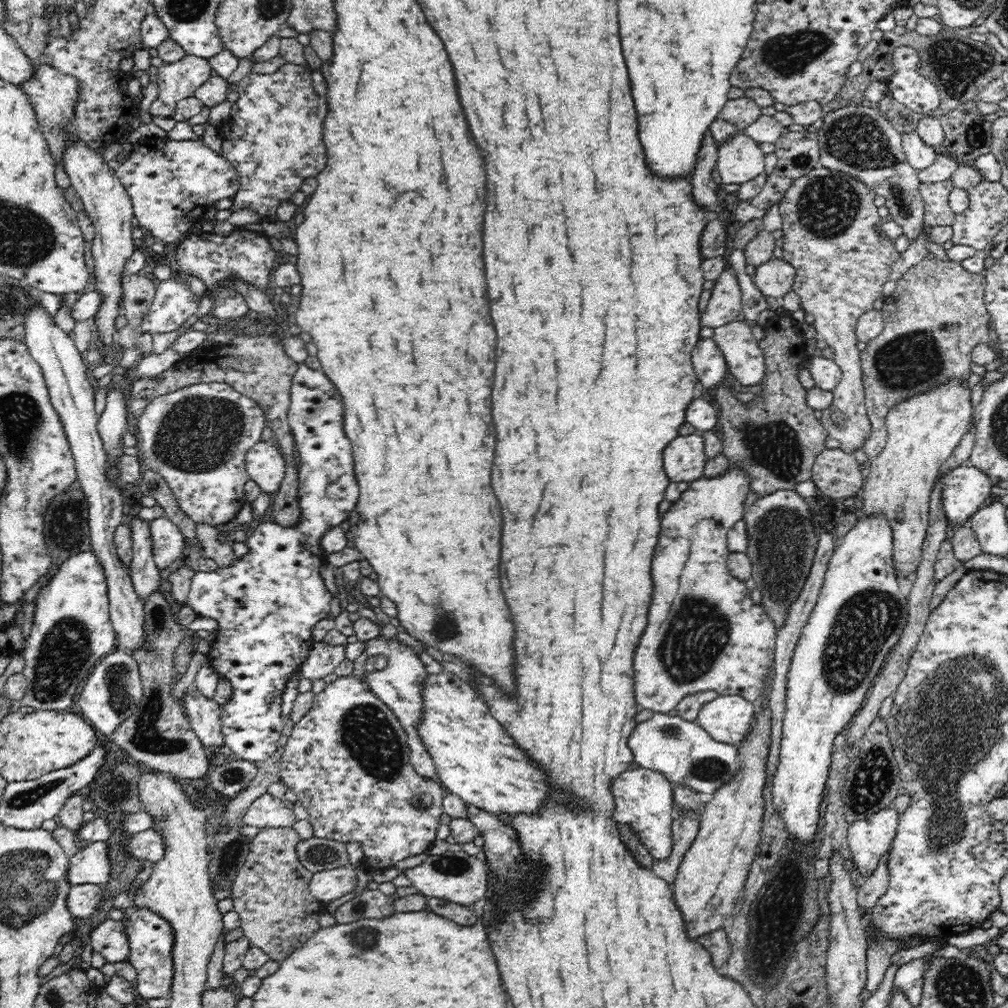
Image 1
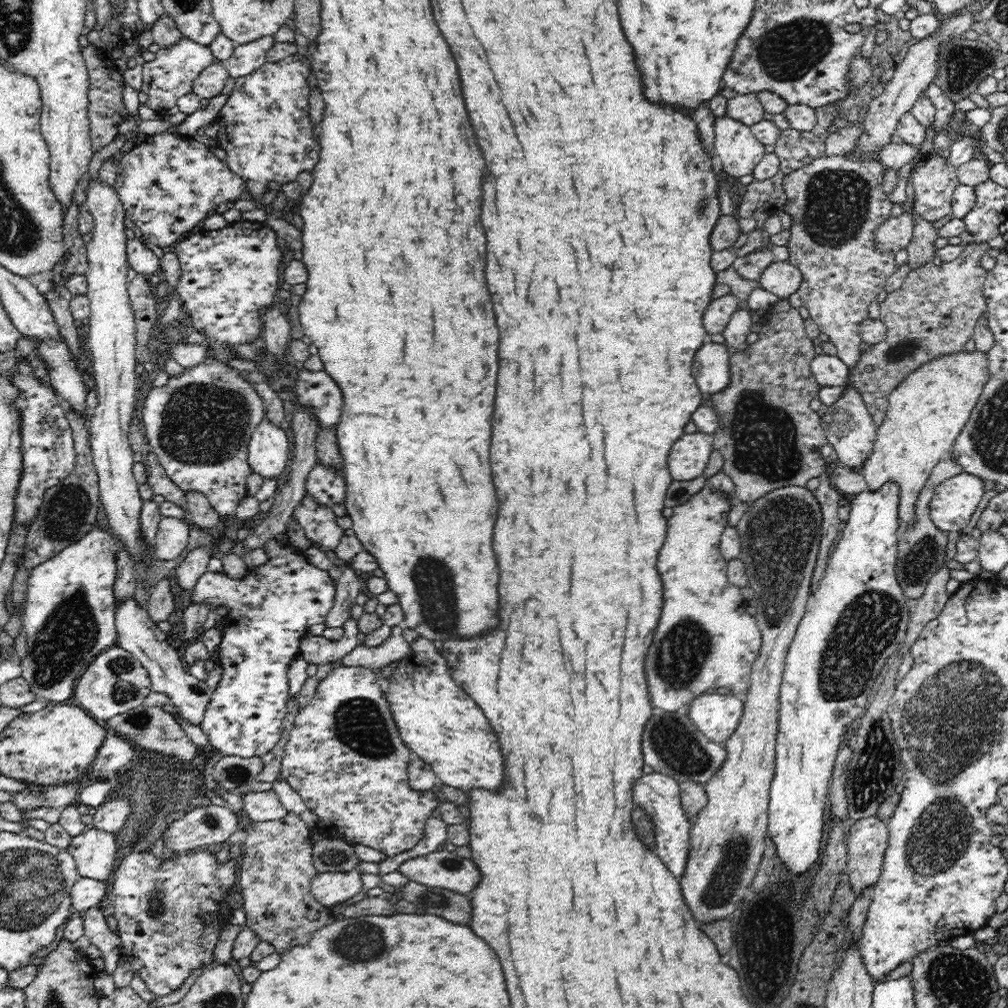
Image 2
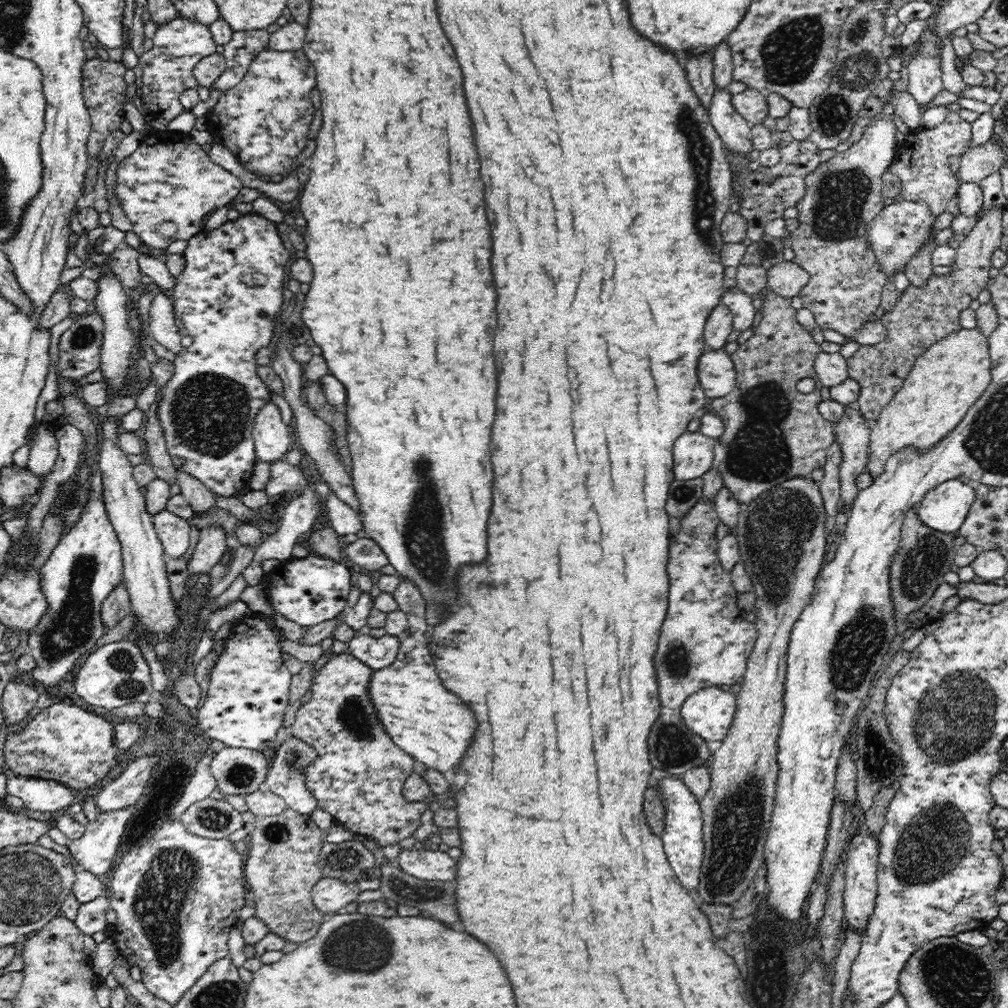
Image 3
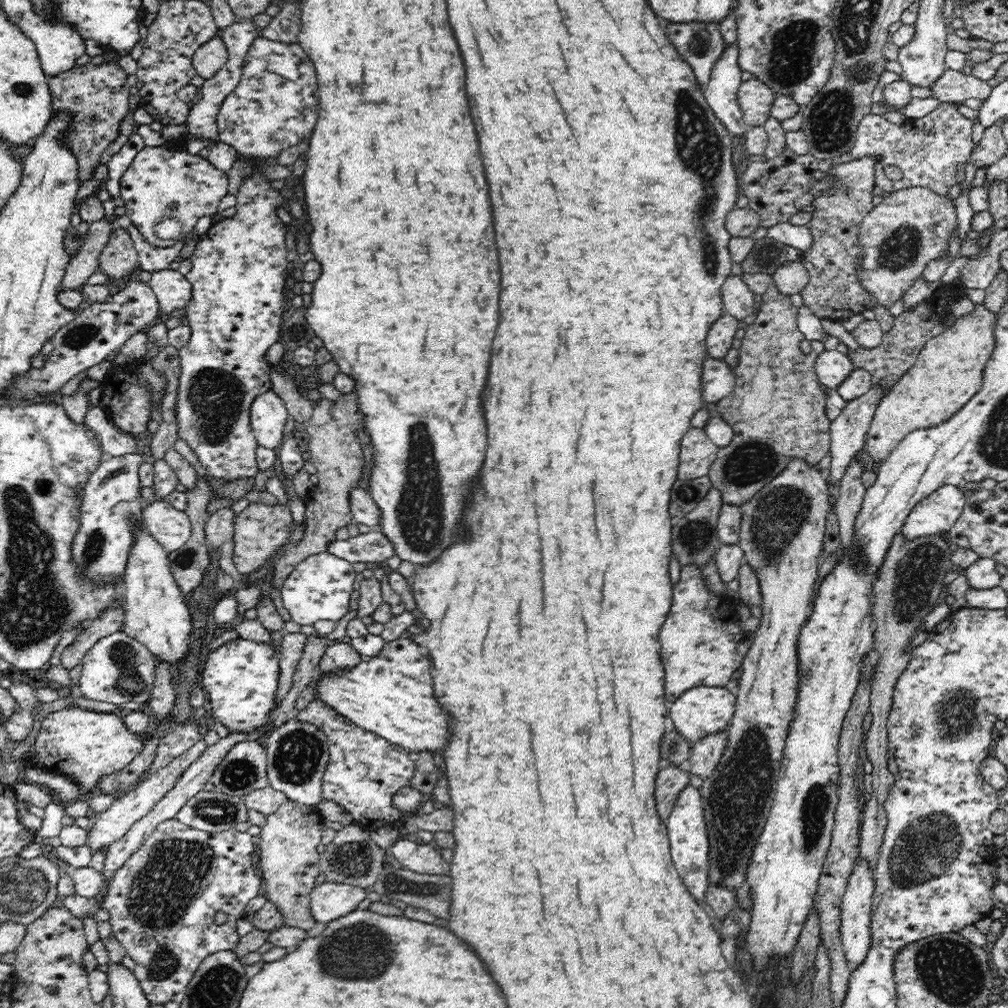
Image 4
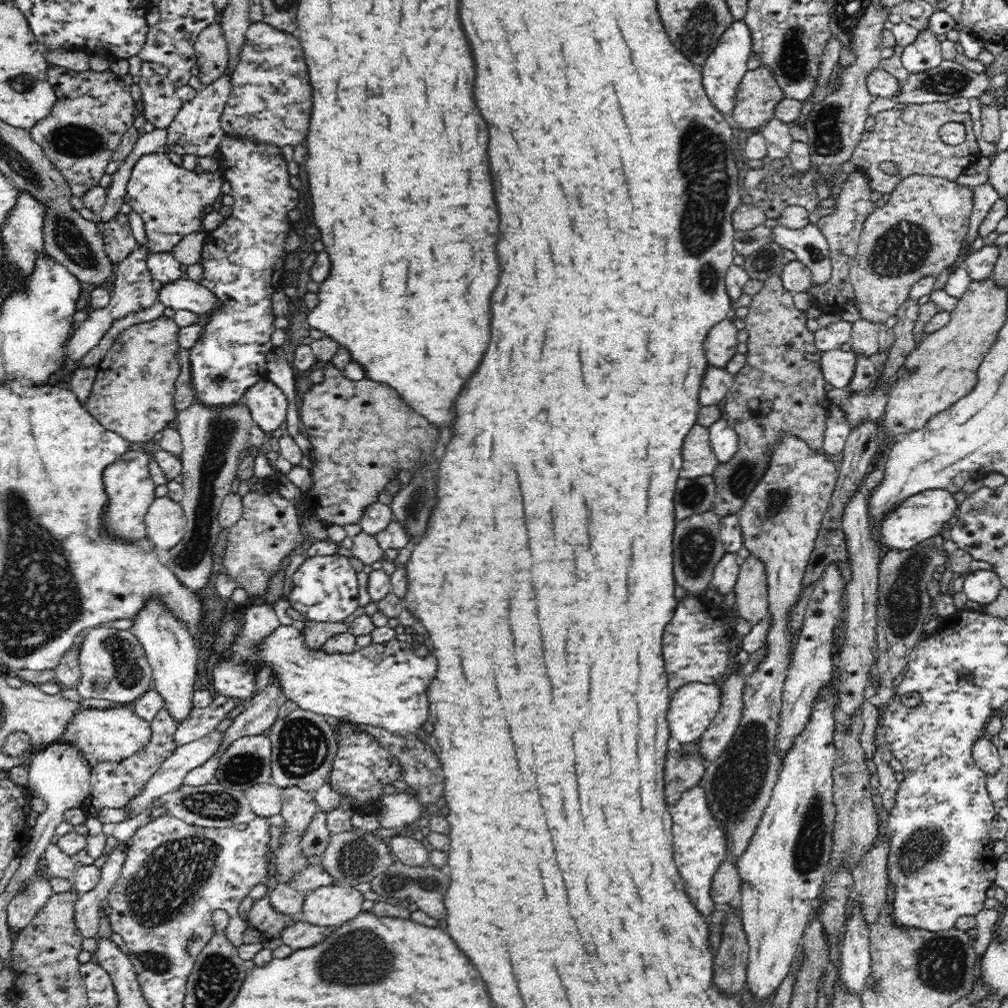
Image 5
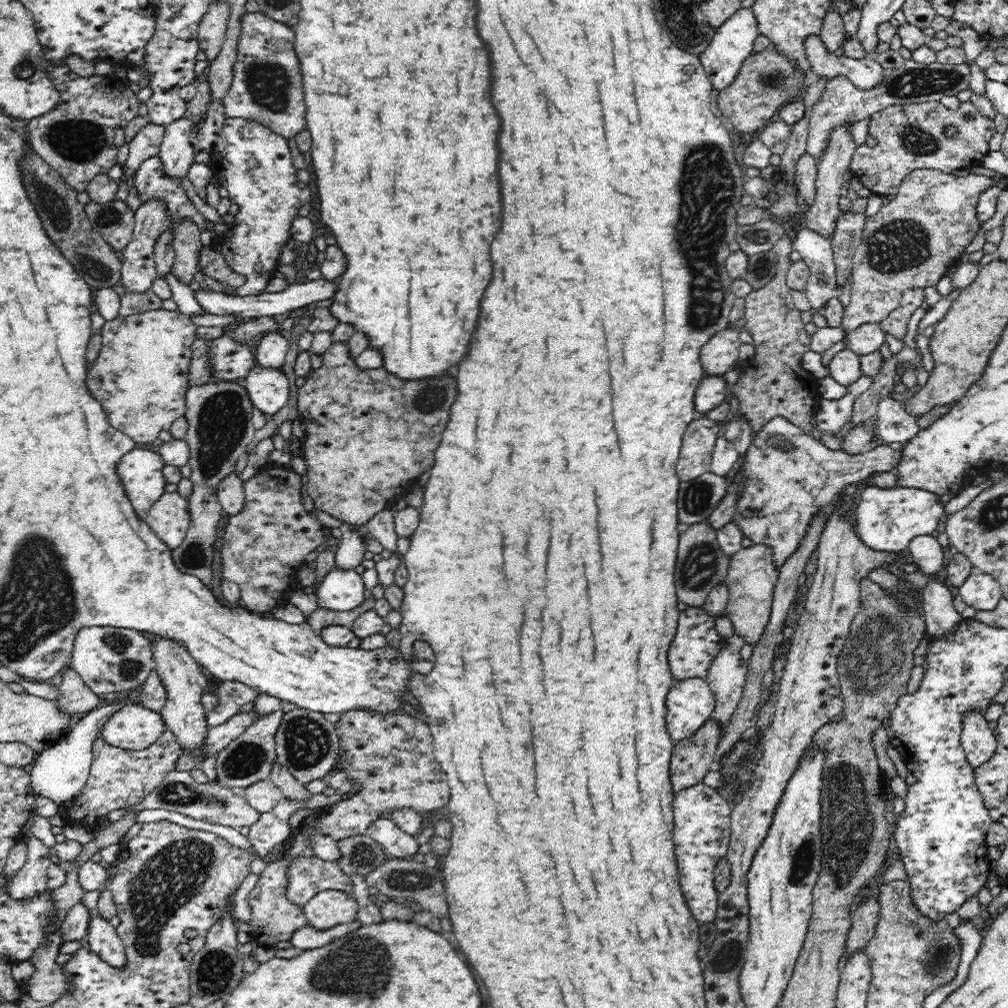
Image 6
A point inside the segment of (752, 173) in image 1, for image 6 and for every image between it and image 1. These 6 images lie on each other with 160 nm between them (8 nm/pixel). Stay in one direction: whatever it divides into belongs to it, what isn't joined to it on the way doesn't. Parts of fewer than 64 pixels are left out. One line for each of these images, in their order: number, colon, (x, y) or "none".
2: (738, 151)
3: (734, 131)
4: (721, 90)
5: (723, 70)
6: (731, 45)

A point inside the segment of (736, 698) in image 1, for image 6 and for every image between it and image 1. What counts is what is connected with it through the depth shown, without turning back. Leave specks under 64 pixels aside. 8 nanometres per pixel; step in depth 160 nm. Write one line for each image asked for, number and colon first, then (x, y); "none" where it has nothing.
2: (717, 715)
3: (709, 713)
4: (701, 711)
5: (692, 708)
6: (690, 703)

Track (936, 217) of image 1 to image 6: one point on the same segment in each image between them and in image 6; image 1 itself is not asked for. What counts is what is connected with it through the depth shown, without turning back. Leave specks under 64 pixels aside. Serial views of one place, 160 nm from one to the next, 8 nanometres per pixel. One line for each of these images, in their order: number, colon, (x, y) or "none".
2: (933, 185)
3: (921, 162)
4: (927, 150)
5: (910, 138)
6: (910, 137)

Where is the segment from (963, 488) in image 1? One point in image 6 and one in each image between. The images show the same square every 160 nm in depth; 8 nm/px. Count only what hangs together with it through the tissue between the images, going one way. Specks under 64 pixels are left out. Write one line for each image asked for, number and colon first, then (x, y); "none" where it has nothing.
2: (955, 500)
3: (945, 508)
4: (938, 512)
5: (924, 515)
6: (887, 519)

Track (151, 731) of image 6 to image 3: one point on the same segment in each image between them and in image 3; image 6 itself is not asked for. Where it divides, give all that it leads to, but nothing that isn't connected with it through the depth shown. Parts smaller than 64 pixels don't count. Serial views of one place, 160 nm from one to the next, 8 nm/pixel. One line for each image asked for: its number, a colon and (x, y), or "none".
3: (69, 744)
4: (84, 745)
5: (112, 735)

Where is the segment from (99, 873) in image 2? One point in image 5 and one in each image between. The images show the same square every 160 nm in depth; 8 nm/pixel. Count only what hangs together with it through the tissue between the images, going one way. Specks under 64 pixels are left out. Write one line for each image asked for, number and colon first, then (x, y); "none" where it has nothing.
3: (96, 850)
4: (109, 826)
5: (169, 777)

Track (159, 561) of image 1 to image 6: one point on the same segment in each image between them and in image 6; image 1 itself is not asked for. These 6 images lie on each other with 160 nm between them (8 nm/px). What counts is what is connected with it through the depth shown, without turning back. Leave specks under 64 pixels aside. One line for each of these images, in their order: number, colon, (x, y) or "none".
2: (173, 534)
3: (173, 531)
4: (172, 528)
5: (165, 521)
6: (168, 517)

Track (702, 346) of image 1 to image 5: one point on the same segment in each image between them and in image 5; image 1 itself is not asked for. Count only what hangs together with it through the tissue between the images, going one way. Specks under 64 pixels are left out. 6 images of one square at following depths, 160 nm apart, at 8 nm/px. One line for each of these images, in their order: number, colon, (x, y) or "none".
2: (711, 368)
3: (716, 371)
4: (718, 381)
5: (715, 385)

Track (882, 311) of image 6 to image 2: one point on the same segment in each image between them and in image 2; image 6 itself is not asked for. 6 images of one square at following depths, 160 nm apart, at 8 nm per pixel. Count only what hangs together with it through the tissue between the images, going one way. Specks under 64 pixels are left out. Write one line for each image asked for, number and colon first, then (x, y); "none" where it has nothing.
2: (894, 234)
3: (895, 235)
4: (900, 236)
5: (920, 230)

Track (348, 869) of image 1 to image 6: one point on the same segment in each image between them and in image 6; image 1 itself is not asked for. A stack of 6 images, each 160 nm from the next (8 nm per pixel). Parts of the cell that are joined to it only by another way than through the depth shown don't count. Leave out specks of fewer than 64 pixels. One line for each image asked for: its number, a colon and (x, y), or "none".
2: (328, 888)
3: (329, 894)
4: (330, 900)
5: (331, 905)
6: (328, 908)

